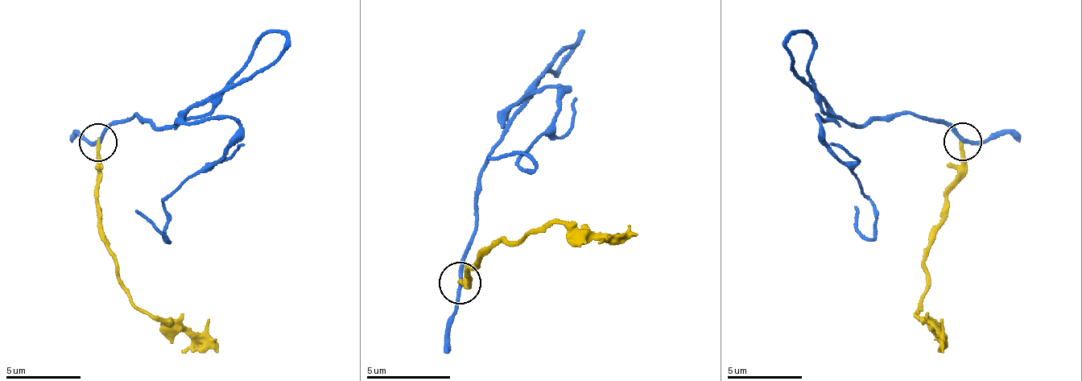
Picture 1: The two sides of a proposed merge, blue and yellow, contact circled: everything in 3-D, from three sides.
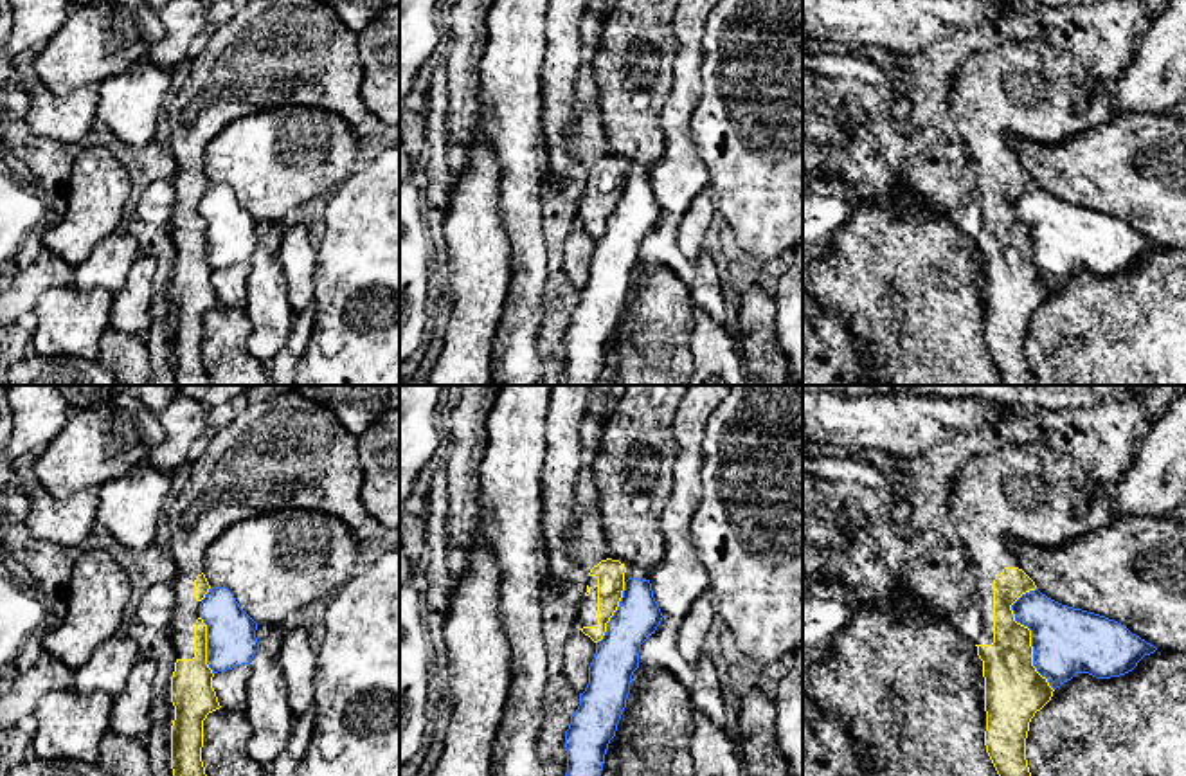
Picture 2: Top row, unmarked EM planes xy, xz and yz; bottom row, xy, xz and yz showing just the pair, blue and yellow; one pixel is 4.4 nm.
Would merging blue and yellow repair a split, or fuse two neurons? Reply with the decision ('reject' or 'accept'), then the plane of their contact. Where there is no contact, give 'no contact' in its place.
reject; contact in yz

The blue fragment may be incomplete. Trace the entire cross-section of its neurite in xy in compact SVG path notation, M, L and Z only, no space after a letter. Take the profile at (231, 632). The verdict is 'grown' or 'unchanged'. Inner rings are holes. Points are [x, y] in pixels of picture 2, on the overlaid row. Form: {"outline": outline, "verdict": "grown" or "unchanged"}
{"outline": "M211 587L200 603L207 625L207 664L212 673L250 664L259 643L257 623L239 607L227 587Z", "verdict": "unchanged"}

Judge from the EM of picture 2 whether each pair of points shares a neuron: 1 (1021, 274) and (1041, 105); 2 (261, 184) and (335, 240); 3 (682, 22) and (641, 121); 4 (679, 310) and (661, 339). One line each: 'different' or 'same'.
1: same
2: different
3: different
4: same

